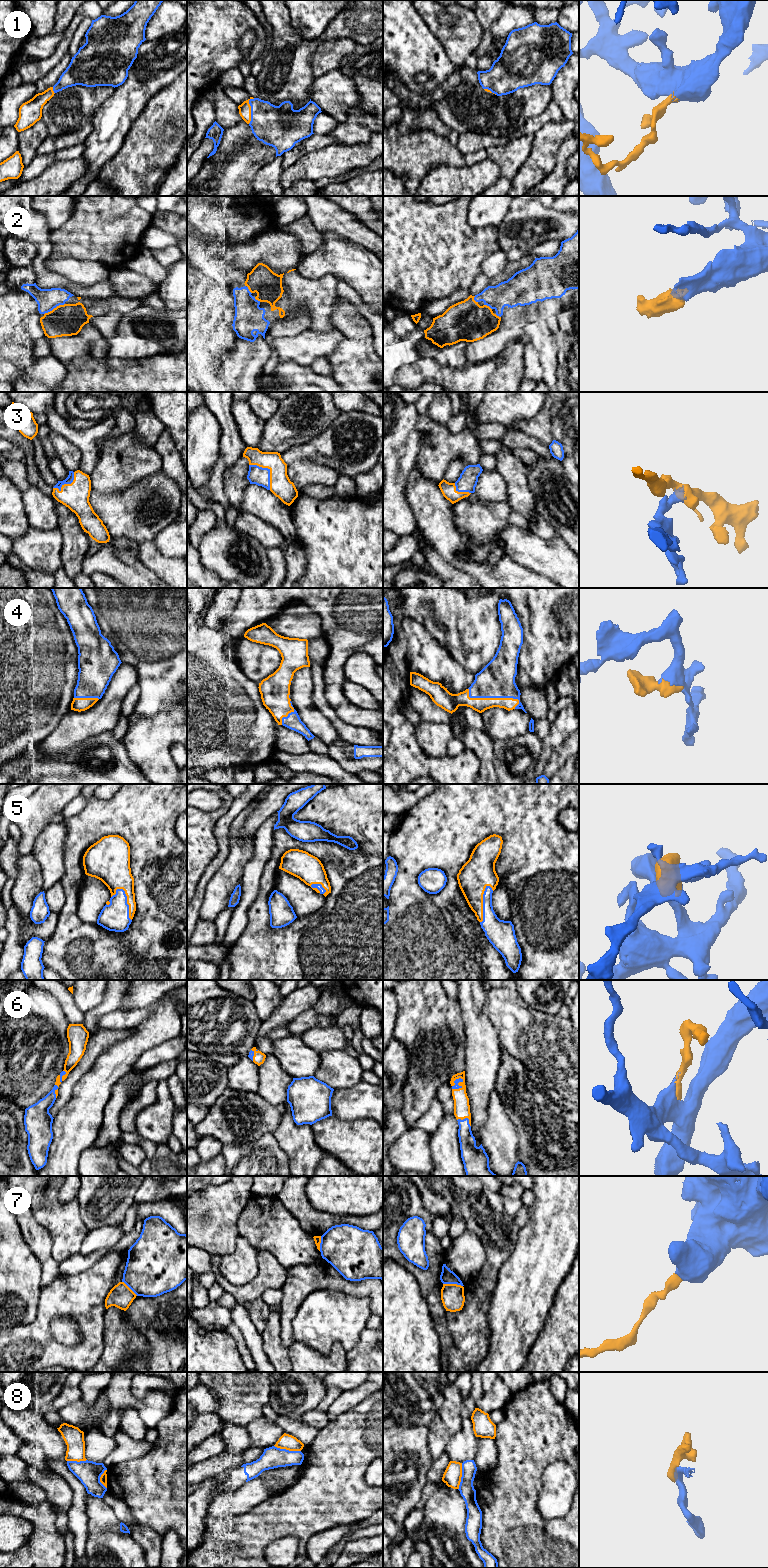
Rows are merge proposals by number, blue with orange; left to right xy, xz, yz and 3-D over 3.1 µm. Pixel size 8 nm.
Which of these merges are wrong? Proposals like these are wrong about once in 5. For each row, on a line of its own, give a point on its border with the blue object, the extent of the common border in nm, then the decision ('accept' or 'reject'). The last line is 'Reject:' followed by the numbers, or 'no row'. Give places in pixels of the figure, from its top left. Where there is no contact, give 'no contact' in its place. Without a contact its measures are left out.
1: meets blue in xz at (251, 109); contact 220 nm long; accept
2: meets blue in xy at (54, 307); contact 190 nm long; accept
3: meets blue in xz at (269, 470); contact 260 nm long; accept
4: meets blue in yz at (491, 697); contact 440 nm long; accept
5: meets blue in xy at (126, 902); contact 280 nm long; accept
6: meets blue in yz at (459, 1086); contact 130 nm long; accept
7: meets blue in yz at (453, 1283); contact 160 nm long; reject
8: meets blue in xz at (287, 1450); contact 220 nm long; reject
Reject: 7, 8

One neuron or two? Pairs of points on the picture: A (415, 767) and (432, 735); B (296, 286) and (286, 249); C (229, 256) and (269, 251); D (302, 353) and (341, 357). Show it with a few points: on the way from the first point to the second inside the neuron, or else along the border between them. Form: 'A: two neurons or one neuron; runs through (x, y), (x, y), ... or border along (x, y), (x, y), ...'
A: two neurons; border along (415, 729), (417, 741), (427, 754), (446, 755)
B: two neurons; border along (268, 266), (278, 274), (294, 269)
C: one neuron; runs through (239, 254), (250, 254), (259, 251)
D: two neurons; border along (342, 336), (340, 345), (327, 358)

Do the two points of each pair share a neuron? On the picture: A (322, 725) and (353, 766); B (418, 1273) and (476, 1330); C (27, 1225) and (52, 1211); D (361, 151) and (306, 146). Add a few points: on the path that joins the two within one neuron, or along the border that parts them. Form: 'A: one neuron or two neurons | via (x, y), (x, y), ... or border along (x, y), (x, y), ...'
A: two neurons | border along (339, 738), (328, 744)
B: two neurons | border along (445, 1311), (448, 1330), (451, 1334)
C: two neurons | border along (34, 1216), (51, 1237)
D: two neurons | border along (334, 143), (307, 152), (301, 156)

